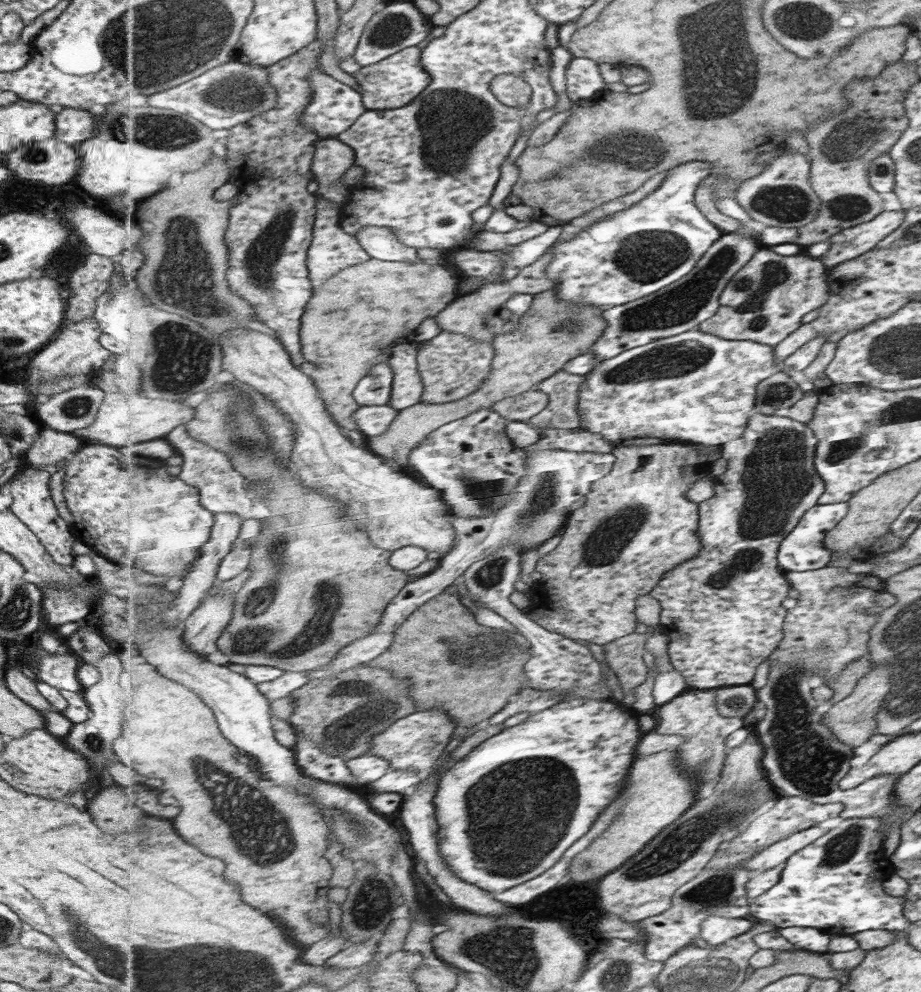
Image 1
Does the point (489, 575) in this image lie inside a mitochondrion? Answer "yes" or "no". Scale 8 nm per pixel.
yes

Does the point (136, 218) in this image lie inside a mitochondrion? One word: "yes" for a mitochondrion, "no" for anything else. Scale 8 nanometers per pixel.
no

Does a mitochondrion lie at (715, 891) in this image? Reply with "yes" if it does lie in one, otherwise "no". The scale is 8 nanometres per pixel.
yes

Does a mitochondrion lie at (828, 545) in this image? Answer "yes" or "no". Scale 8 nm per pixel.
no

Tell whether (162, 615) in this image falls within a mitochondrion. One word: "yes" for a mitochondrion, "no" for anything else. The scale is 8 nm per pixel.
no

